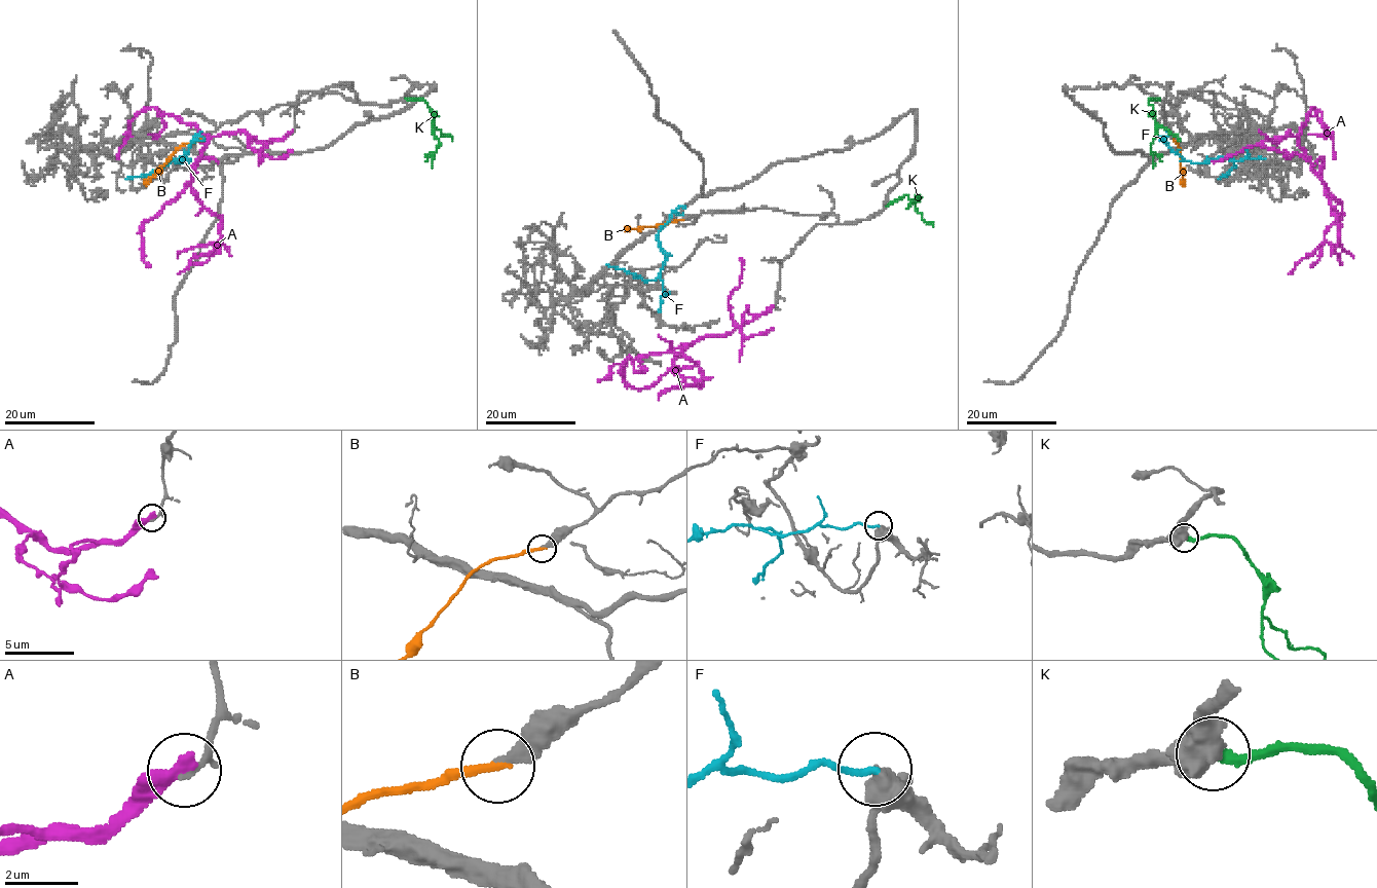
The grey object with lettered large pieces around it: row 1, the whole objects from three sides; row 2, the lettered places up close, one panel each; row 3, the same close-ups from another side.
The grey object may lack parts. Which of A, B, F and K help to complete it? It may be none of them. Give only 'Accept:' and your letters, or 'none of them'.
Accept: B

